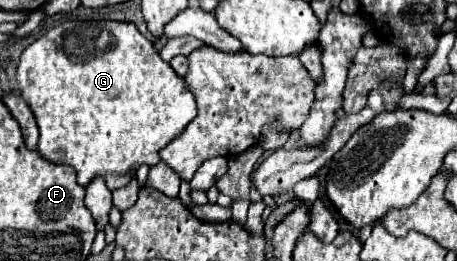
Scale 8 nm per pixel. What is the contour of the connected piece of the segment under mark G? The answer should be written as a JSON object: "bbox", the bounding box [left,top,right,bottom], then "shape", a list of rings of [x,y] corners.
{"bbox":[16,20,196,190],"shape":[[[106,20],[106,22],[64,22],[60,26],[52,28],[48,34],[44,34],[42,38],[38,38],[34,44],[30,44],[18,62],[18,70],[16,70],[16,82],[18,82],[18,92],[20,96],[26,100],[26,104],[30,106],[30,110],[34,112],[36,124],[40,128],[40,142],[38,142],[38,152],[44,160],[54,162],[54,164],[66,164],[72,166],[78,174],[78,182],[82,186],[86,186],[92,178],[102,176],[106,180],[106,186],[110,190],[122,188],[130,182],[130,178],[134,176],[134,172],[138,170],[140,164],[148,164],[154,166],[160,162],[158,152],[178,134],[186,128],[186,124],[196,116],[196,102],[194,96],[188,92],[184,80],[172,70],[172,66],[168,62],[164,62],[160,58],[160,54],[156,52],[154,44],[144,38],[138,28],[132,22],[114,22],[114,20]]]}

